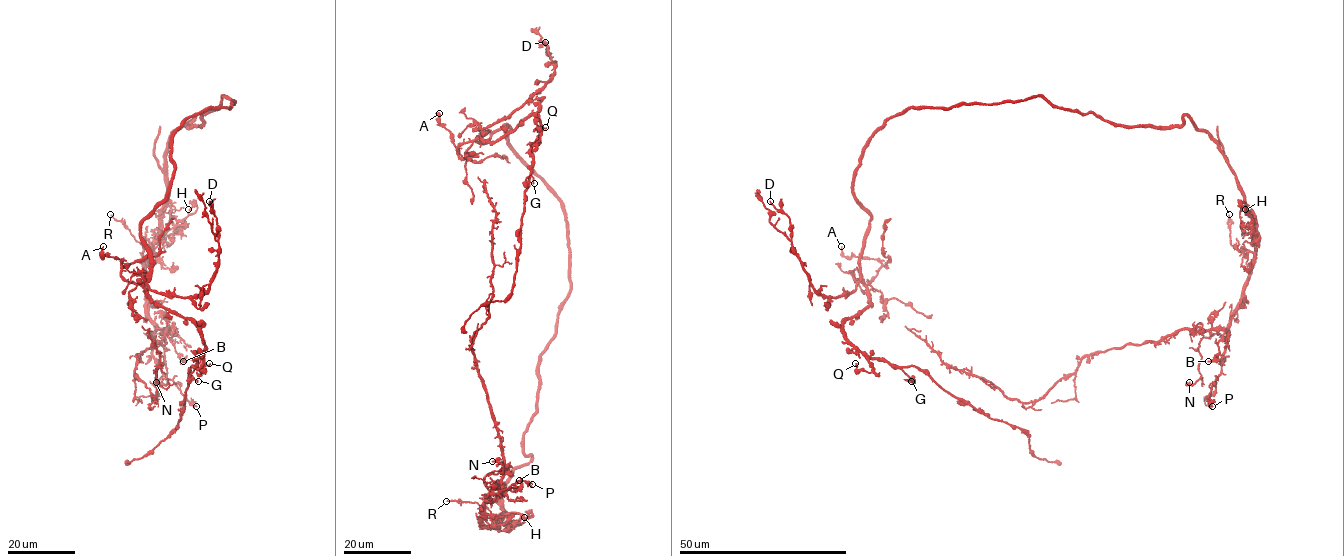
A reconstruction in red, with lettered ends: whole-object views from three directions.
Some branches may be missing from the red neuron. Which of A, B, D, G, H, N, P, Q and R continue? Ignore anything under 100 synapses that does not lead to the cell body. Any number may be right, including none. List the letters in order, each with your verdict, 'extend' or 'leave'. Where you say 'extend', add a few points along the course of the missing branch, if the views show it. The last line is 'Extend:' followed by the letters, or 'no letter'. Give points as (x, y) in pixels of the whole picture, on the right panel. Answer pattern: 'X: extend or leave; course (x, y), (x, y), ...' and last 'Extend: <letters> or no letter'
A: leave
B: leave
D: leave
G: leave
H: leave
N: leave
P: leave
Q: leave
R: leave
Extend: no letter

